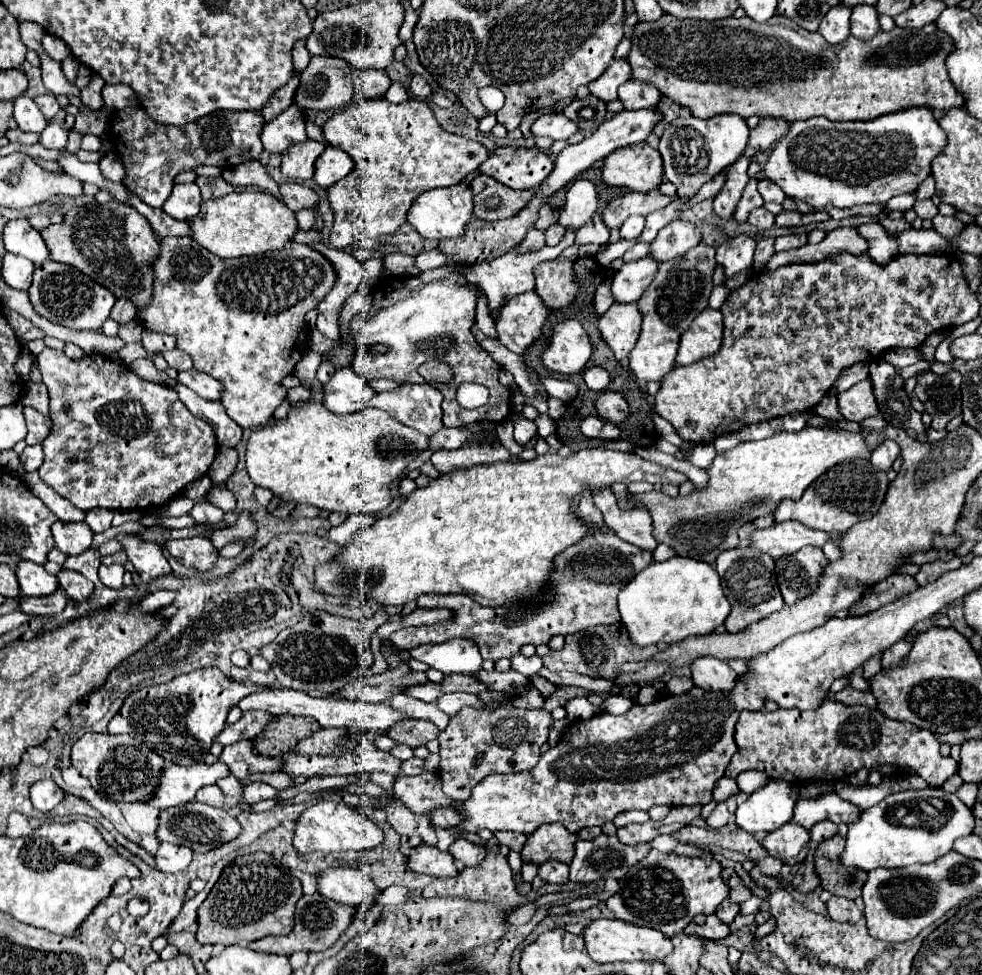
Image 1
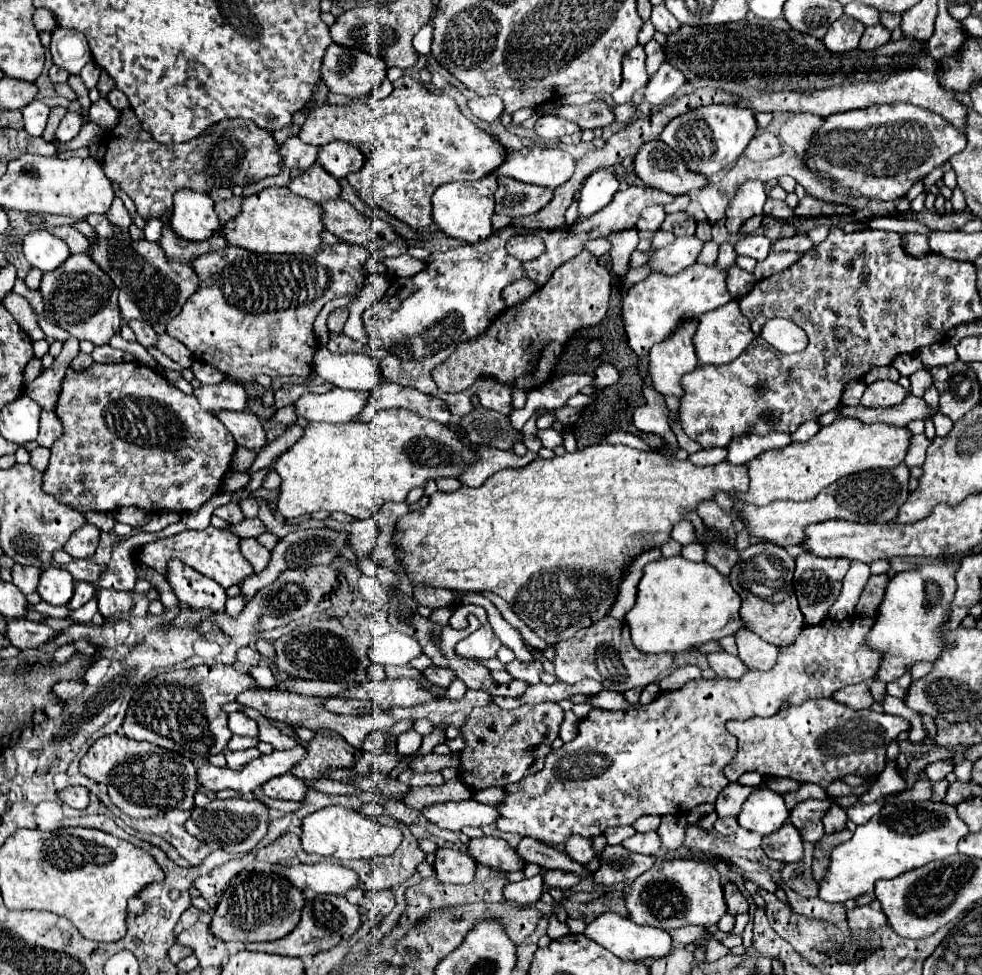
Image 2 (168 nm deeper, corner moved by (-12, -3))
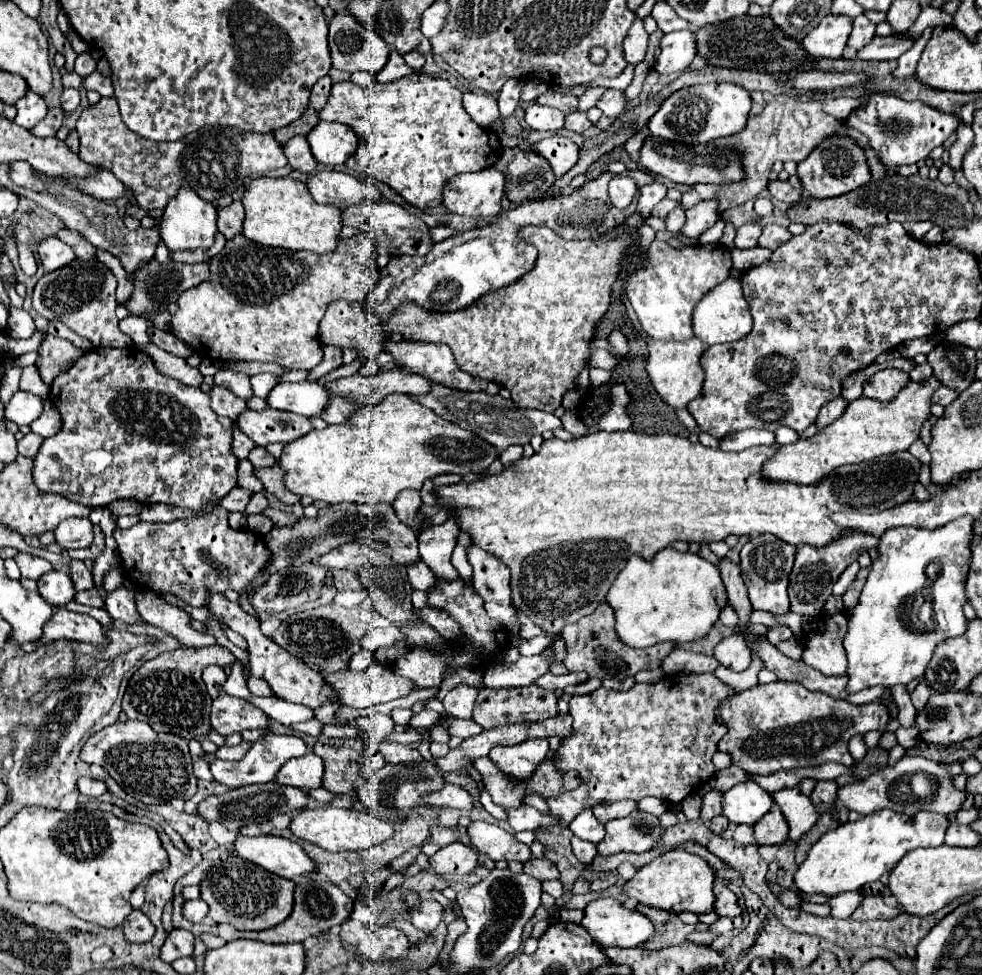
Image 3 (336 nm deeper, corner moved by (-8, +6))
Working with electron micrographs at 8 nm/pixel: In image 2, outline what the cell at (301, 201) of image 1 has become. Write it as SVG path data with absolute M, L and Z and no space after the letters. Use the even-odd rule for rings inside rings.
M329 199L329 203L319 203L323 211L325 229L337 235L347 243L367 243L387 235L393 235L393 229L383 219L363 219L347 201Z

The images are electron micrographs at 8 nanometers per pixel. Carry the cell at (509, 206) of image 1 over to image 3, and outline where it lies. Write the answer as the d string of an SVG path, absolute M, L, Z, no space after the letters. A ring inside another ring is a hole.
M505 148L495 168L505 174L505 196L515 204L521 204L525 198L541 196L555 182L551 166L545 164L545 158L533 154L533 150Z

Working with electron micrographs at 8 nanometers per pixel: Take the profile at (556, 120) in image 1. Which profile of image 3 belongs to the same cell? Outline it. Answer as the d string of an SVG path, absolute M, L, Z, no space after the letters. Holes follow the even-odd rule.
M531 104L529 108L525 108L525 122L531 130L557 132L563 128L563 118L565 118L565 114L557 108L539 106L539 104Z

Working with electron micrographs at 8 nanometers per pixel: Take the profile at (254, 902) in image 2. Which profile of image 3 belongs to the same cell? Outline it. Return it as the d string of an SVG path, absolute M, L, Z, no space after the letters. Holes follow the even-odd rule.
M229 856L219 862L219 866L211 866L211 870L205 874L201 882L201 900L207 902L209 906L209 918L213 918L217 924L233 924L237 930L265 930L271 926L281 924L293 910L293 890L295 882L281 878L277 874L271 874L263 870L257 864L245 862L239 856Z

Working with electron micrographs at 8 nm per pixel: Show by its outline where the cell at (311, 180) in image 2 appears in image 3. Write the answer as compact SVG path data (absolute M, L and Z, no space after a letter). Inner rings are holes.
M337 170L315 172L307 180L307 188L319 204L333 204L341 210L367 200L381 200L379 188Z

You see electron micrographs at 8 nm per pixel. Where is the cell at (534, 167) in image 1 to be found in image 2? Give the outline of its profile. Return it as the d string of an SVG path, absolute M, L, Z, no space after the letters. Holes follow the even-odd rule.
M523 147L507 155L505 163L493 171L495 177L511 177L521 183L555 189L565 183L575 171L575 161L561 149Z

